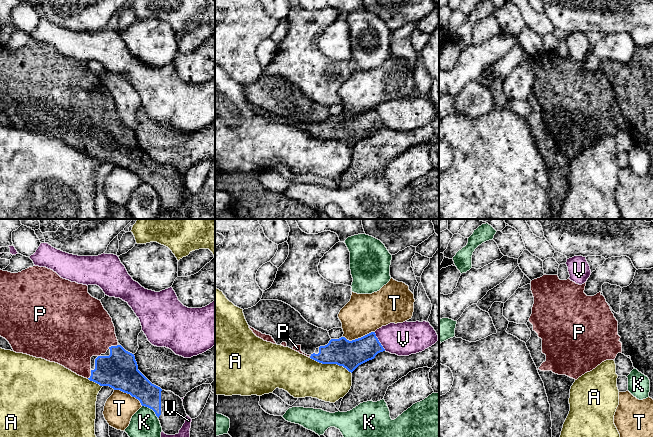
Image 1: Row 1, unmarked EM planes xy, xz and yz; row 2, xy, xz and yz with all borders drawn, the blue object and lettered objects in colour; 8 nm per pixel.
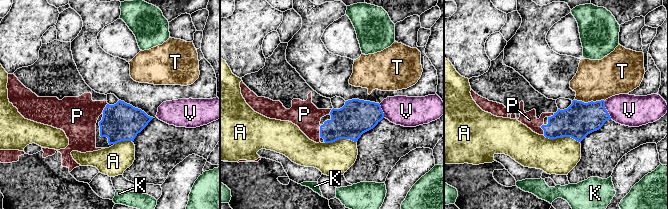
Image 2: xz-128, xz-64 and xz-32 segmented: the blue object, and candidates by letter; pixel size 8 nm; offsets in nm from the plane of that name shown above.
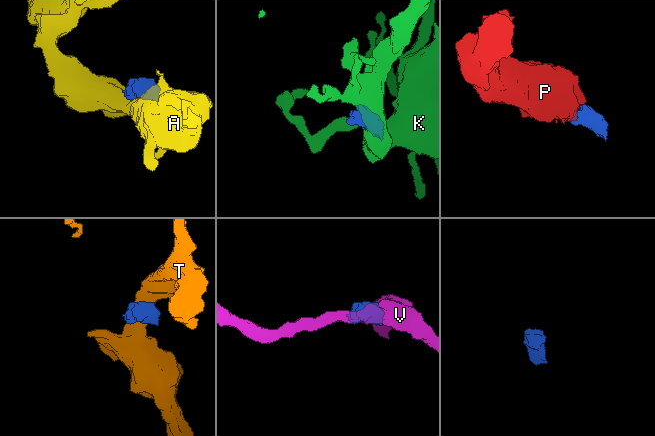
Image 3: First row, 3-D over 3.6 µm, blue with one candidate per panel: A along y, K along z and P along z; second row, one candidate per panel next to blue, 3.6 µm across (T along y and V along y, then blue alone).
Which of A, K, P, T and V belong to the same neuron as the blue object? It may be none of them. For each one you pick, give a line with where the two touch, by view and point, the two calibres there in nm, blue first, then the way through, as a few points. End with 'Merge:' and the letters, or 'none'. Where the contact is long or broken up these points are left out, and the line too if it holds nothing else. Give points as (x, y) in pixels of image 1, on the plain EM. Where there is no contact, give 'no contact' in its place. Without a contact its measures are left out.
P: meets blue in xy at (112, 122); 300 nm thick on the blue side, 440 nm on the other; runs through xy (119, 146), (119, 133), (112, 122), (86, 105)
Merge: P

